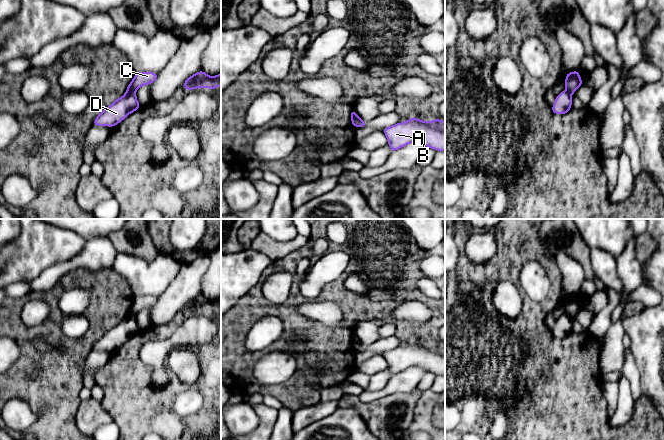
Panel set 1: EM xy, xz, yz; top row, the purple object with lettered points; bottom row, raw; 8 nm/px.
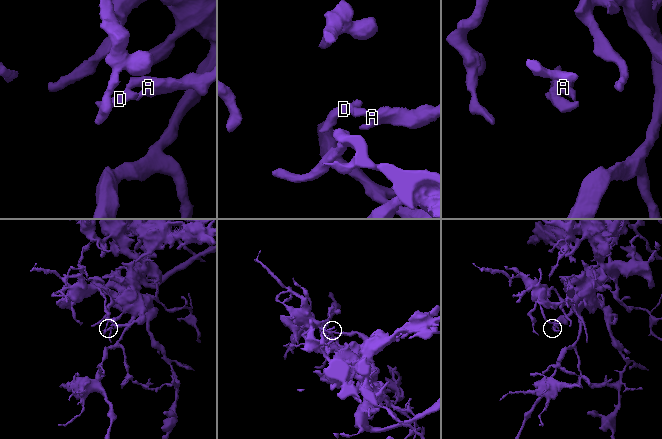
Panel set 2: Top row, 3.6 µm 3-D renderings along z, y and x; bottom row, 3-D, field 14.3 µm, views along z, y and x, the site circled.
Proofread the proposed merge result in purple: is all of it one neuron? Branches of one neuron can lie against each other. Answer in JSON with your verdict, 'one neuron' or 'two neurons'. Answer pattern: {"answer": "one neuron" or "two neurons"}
{"answer": "two neurons"}

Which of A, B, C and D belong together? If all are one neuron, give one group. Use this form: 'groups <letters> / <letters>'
groups A B C / D

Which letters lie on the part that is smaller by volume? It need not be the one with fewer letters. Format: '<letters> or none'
D

